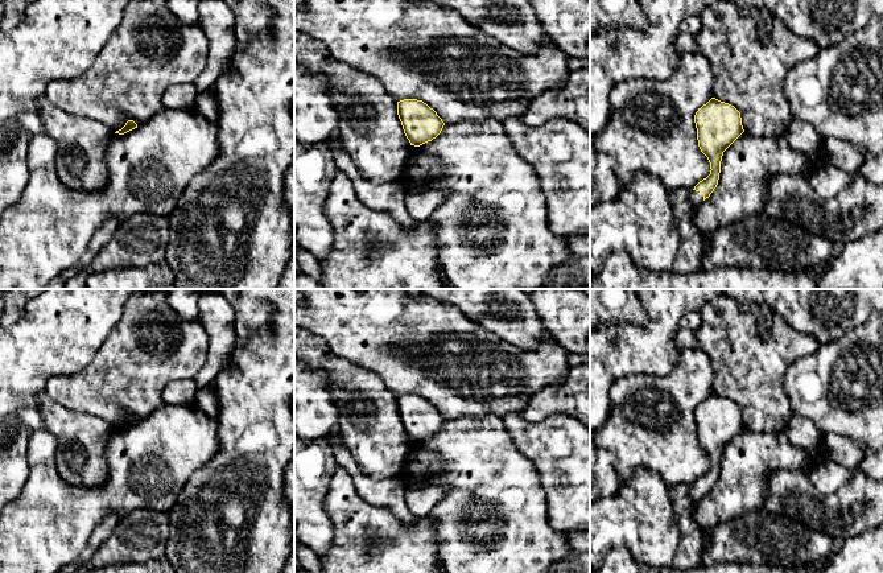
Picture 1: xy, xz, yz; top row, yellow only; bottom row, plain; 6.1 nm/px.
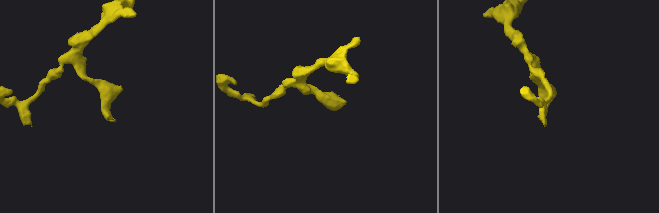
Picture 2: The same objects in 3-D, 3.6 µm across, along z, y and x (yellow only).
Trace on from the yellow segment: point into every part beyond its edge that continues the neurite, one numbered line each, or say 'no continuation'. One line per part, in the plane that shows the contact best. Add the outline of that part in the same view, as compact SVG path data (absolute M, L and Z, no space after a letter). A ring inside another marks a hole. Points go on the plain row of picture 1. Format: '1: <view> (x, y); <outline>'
1: yz (696, 493); M696 486L690 487L690 496L692 496L692 506L693 510L697 506L697 503L701 500L701 498L703 496L703 490Z

